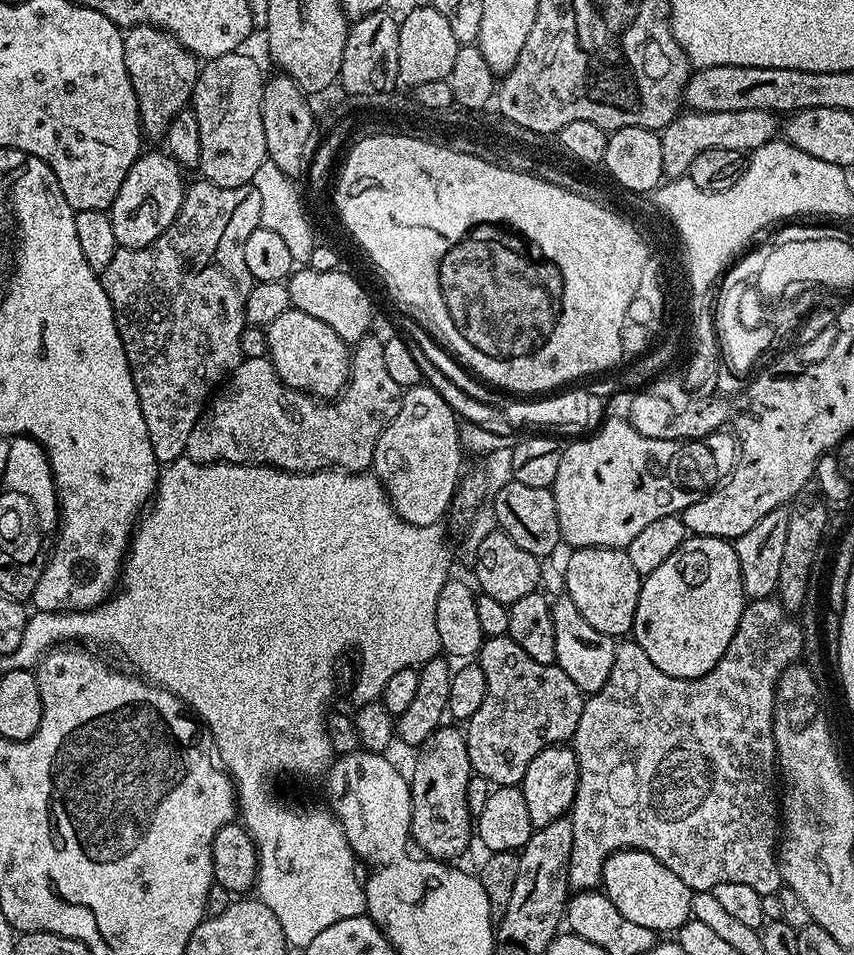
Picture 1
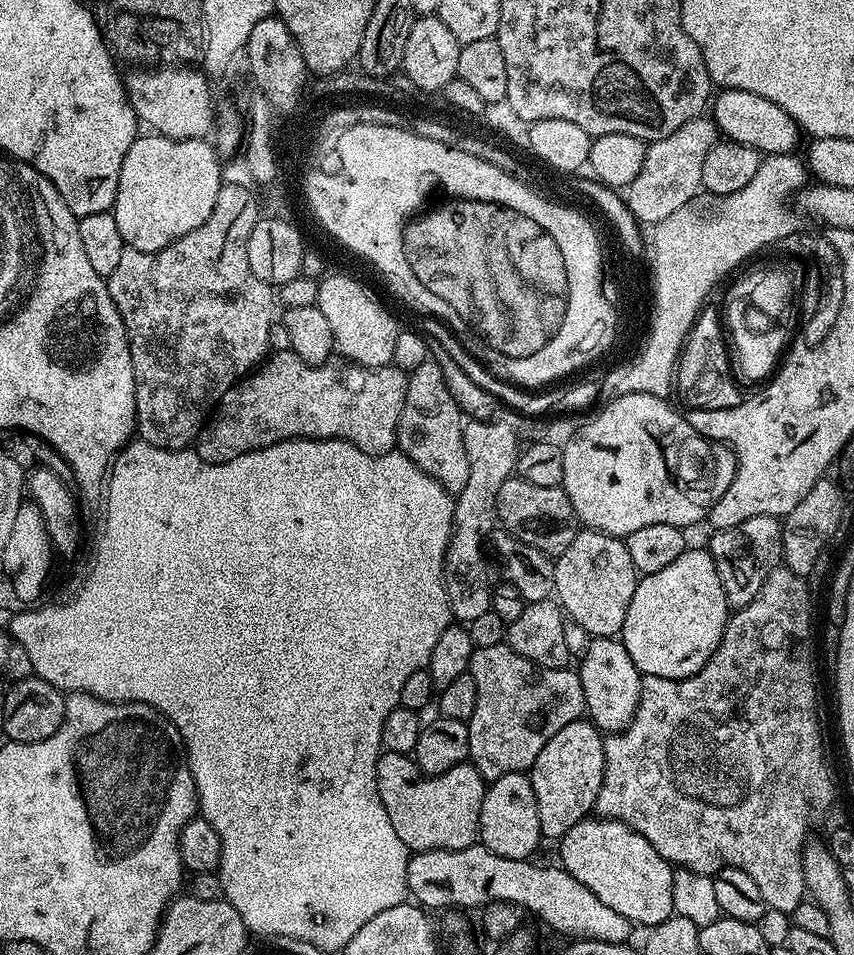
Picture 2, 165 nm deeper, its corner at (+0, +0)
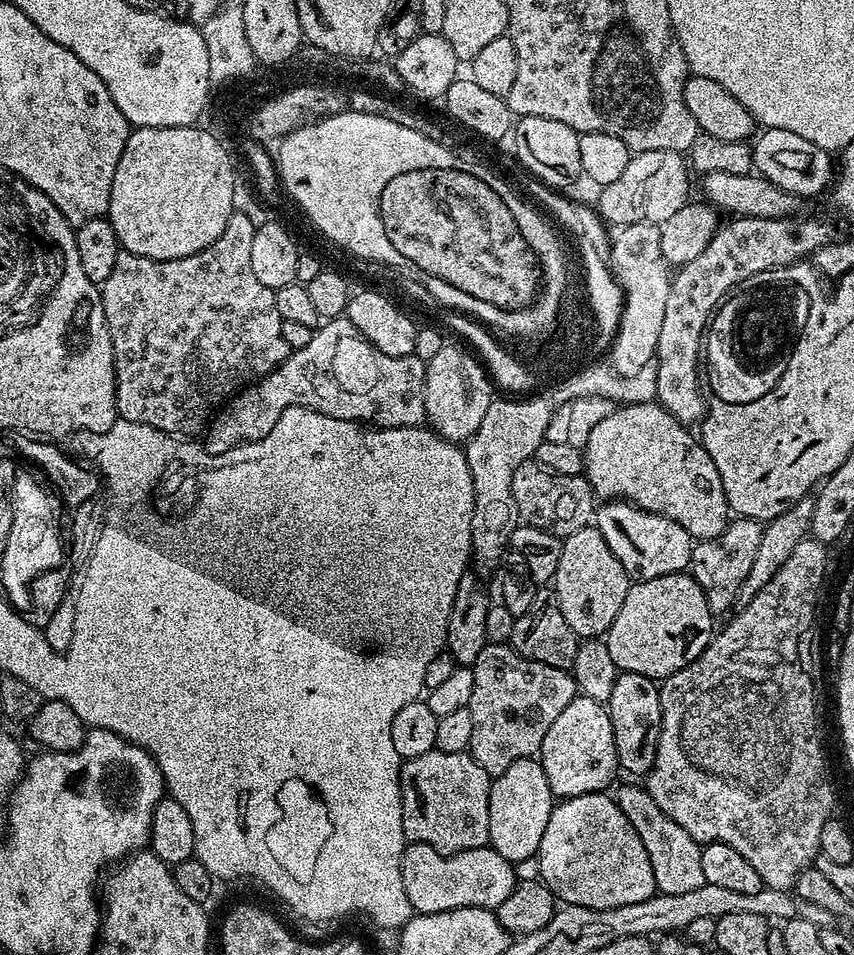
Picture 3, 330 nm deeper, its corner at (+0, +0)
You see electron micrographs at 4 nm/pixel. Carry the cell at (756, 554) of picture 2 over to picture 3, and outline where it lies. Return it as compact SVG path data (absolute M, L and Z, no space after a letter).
M736 518L726 525L718 538L693 543L690 575L698 582L698 586L702 586L702 594L706 594L706 606L710 606L714 614L726 612L732 603L737 603L742 582L746 582L746 574L750 574L750 566L758 554L763 533L764 524L761 521Z

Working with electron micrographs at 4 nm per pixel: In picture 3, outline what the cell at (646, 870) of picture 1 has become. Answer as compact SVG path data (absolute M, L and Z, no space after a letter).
M591 792L581 796L561 799L546 822L538 853L540 860L539 879L551 890L557 901L594 910L610 910L614 906L630 906L634 902L646 902L656 895L654 870L650 866L650 854L642 846L642 838L630 826L626 814L618 807L615 799L604 792Z

